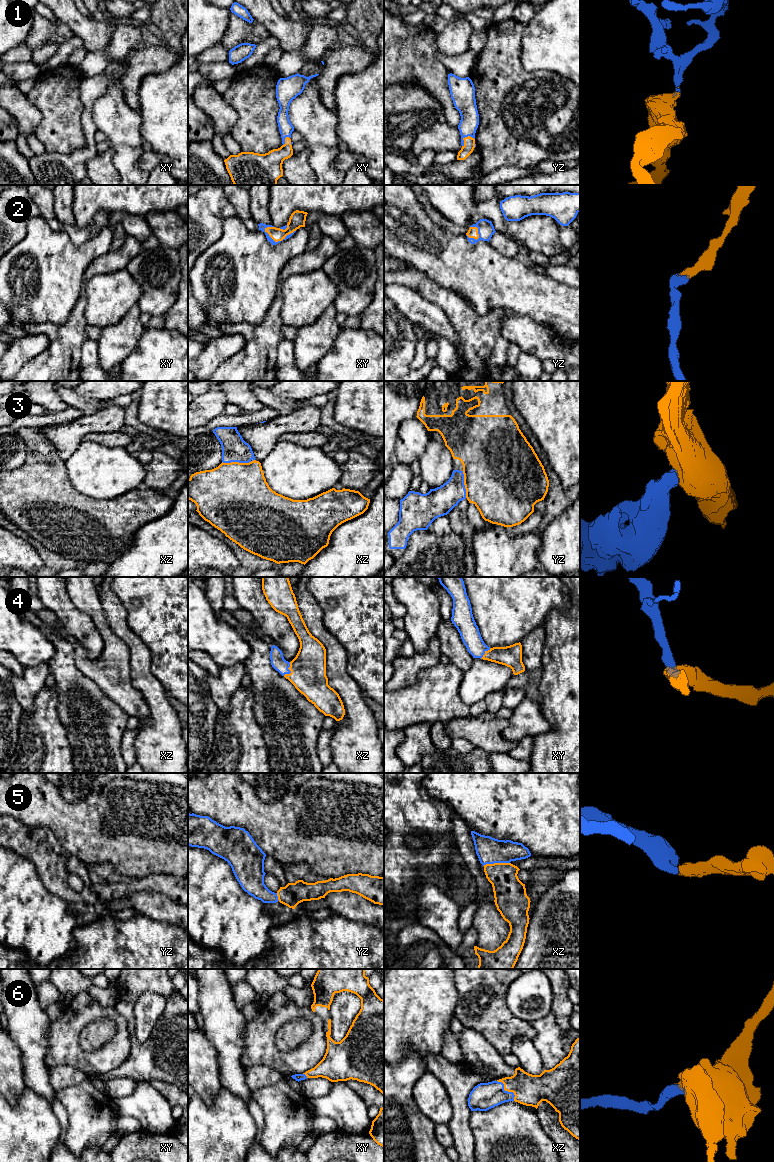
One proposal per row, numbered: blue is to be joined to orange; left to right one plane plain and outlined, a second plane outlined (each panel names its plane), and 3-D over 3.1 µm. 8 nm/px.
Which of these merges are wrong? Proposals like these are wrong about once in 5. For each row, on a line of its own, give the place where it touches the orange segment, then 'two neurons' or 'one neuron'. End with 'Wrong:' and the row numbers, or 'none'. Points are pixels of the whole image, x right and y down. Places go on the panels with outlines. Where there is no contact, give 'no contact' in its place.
1: contact yz (465, 137); one neuron
2: contact xy (279, 240); one neuron
3: contact xz (236, 462); one neuron
4: contact xz (290, 670); one neuron
5: contact xz (496, 863); one neuron
6: contact xz (507, 1090); one neuron
Wrong: none

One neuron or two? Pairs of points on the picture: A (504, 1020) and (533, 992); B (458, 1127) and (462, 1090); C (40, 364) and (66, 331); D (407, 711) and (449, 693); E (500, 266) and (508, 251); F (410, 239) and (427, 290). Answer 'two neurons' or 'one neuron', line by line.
A: two neurons
B: one neuron
C: one neuron
D: one neuron
E: two neurons
F: two neurons

